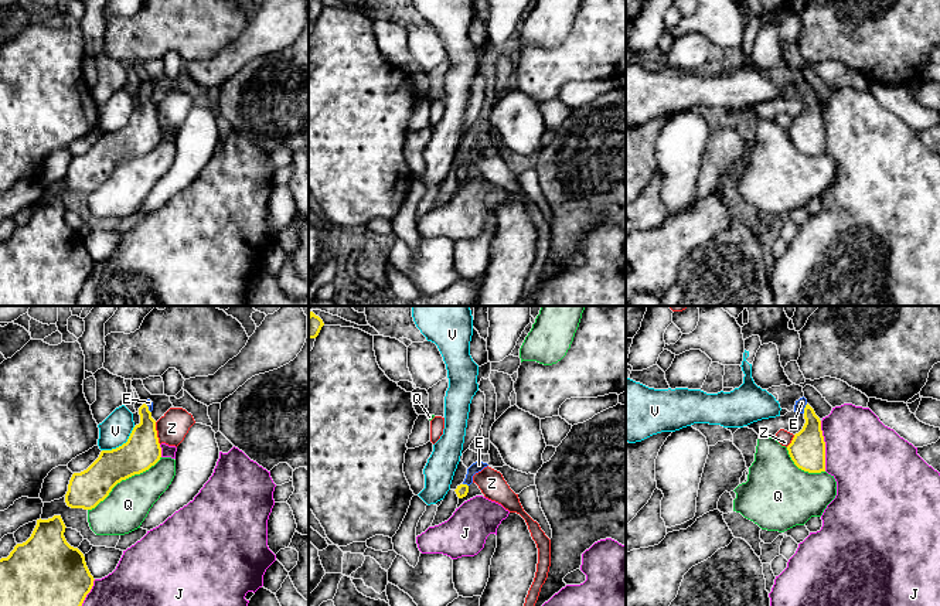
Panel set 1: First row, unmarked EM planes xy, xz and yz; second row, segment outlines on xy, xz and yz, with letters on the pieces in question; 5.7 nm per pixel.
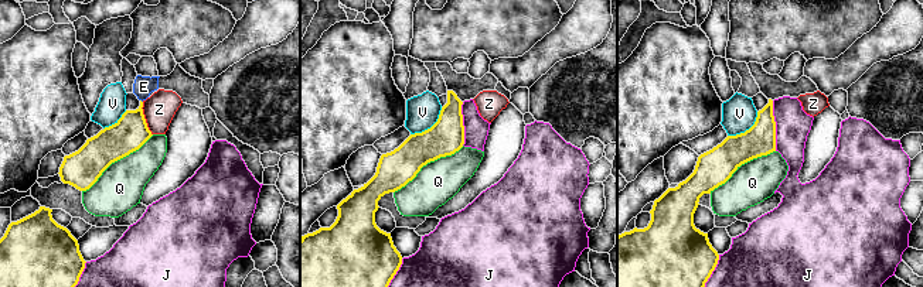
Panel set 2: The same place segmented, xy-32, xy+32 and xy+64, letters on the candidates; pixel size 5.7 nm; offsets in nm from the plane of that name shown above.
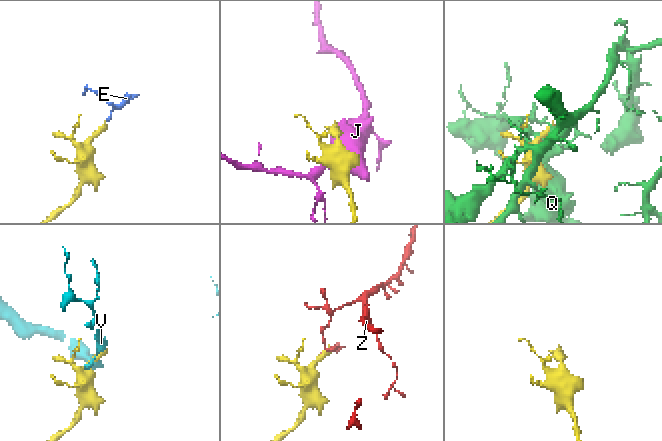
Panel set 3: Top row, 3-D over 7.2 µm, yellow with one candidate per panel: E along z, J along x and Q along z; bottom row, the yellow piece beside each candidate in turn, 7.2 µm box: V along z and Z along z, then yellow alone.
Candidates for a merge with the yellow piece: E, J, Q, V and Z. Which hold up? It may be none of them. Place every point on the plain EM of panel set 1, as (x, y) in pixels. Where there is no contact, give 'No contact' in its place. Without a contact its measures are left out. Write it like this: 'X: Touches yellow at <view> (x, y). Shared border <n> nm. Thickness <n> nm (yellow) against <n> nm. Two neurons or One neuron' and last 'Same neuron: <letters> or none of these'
E: Touches yellow at yz (804, 91). Shared border 60 nm. Thickness 200 nm (yellow) against 60 nm. One neuron
J: Touches yellow at yz (824, 129). Shared border 280 nm. Thickness 200 nm (yellow) against 420 nm. Two neurons
Q: Touches yellow at xy (123, 162). Shared border 500 nm. Thickness 200 nm (yellow) against 240 nm. Two neurons
V: Touches yellow at xy (122, 128). Shared border 240 nm. Thickness 200 nm (yellow) against 170 nm. Two neurons
Z: Touches yellow at xy (156, 116). Shared border 130 nm. Thickness 200 nm (yellow) against 170 nm. Two neurons
Same neuron: E

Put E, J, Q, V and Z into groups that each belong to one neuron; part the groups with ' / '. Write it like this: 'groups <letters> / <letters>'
groups E / J / Q / V / Z

